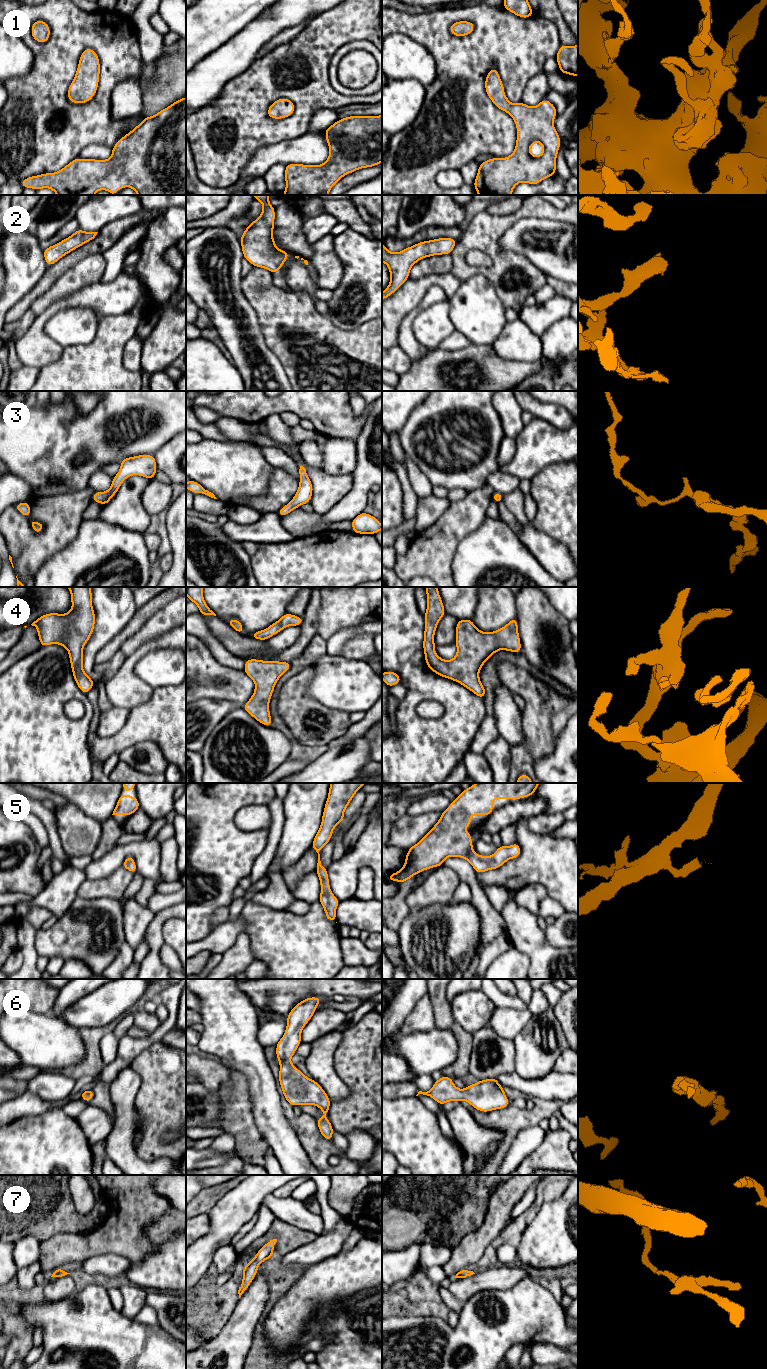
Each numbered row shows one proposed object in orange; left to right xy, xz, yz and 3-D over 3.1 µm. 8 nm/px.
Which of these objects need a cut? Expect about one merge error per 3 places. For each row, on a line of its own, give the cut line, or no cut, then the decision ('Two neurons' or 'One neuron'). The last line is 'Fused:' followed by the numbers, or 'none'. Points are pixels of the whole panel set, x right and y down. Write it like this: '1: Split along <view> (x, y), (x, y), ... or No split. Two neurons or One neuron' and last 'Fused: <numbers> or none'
1: No split. One neuron
2: No split. One neuron
3: No split. One neuron
4: No split. One neuron
5: No split. One neuron
6: No split. One neuron
7: No split. One neuron
Fused: none

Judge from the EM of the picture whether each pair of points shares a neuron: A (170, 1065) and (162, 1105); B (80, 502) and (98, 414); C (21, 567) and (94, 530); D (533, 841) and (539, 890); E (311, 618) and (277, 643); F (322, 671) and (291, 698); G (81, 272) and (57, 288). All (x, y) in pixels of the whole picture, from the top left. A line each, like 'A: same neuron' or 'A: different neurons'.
A: same neuron
B: different neurons
C: different neurons
D: different neurons
E: different neurons
F: different neurons
G: same neuron

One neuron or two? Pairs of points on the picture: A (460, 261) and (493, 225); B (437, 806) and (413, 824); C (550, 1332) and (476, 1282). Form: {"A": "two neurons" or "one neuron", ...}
{"A": "one neuron", "B": "two neurons", "C": "two neurons"}

